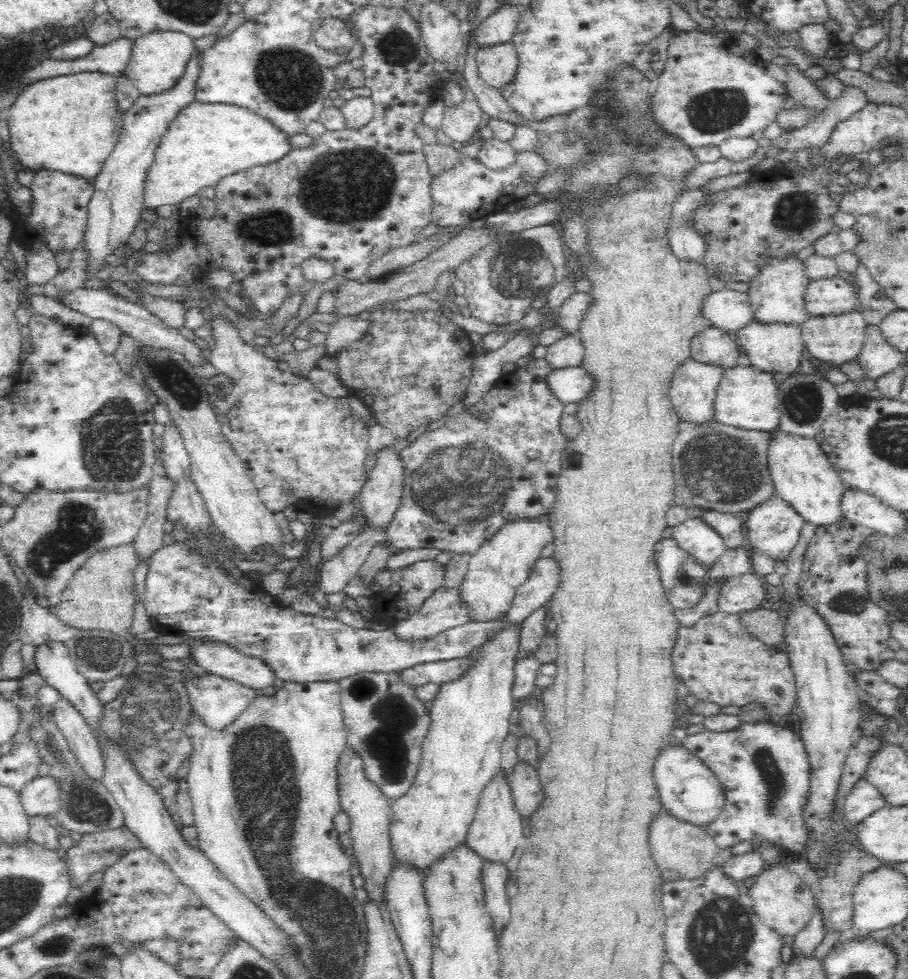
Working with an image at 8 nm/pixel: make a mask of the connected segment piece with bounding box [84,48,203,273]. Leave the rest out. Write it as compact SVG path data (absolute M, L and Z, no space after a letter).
M198 48L192 52L184 68L184 74L172 88L154 94L140 94L132 106L121 116L118 142L101 171L91 180L94 194L87 204L87 227L84 237L86 246L92 253L92 273L113 252L119 252L130 233L141 222L143 209L143 180L155 158L155 152L166 134L170 123L180 114L180 110L196 101L197 85L202 75L203 52Z

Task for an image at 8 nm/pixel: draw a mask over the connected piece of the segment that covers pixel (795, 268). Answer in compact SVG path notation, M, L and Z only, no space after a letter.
M798 253L770 255L759 268L758 274L748 282L747 298L753 310L753 318L762 322L782 321L801 324L808 317L803 300L811 280L806 263L798 258Z

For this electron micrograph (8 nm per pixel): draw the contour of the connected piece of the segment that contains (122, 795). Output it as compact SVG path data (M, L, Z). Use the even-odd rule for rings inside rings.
M115 748L102 749L102 756L107 764L104 773L104 785L116 797L126 815L126 826L130 829L142 847L149 850L156 858L162 861L186 886L189 886L202 899L204 906L225 922L232 933L251 942L264 956L273 960L275 952L280 953L283 947L283 938L279 930L250 902L219 870L216 865L204 854L197 843L184 838L178 830L172 815L166 809L162 798L153 788L136 777L123 756Z

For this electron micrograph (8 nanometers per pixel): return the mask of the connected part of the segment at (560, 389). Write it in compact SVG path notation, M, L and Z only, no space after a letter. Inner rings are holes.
M581 367L552 369L547 376L547 387L557 401L579 403L592 386L592 378Z

